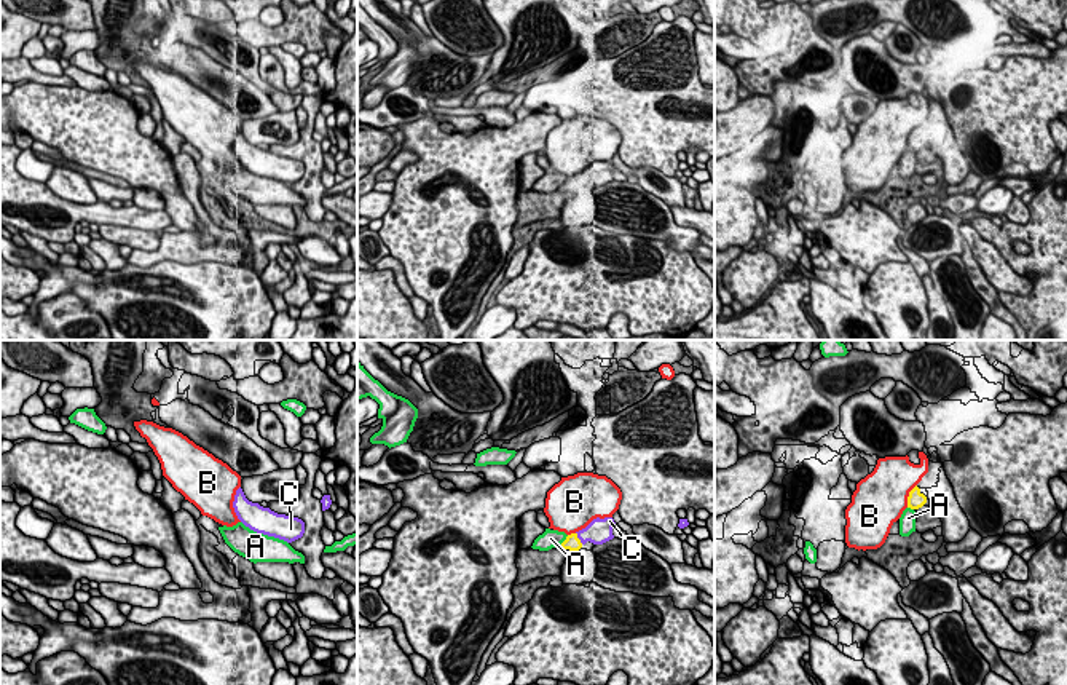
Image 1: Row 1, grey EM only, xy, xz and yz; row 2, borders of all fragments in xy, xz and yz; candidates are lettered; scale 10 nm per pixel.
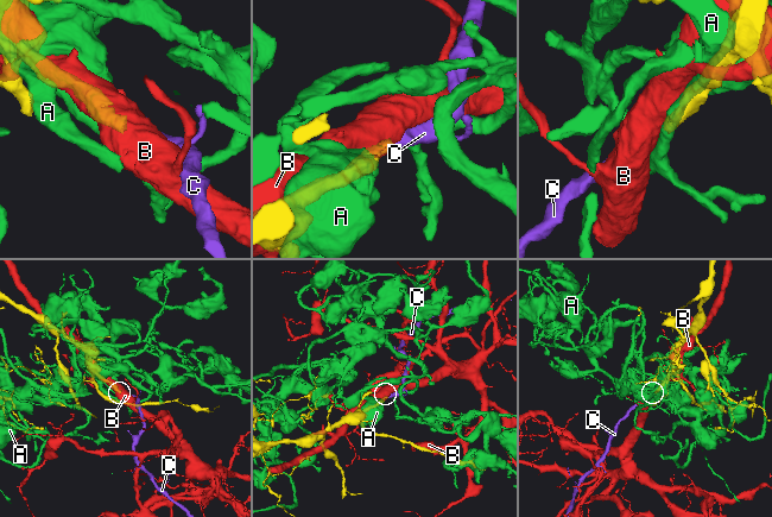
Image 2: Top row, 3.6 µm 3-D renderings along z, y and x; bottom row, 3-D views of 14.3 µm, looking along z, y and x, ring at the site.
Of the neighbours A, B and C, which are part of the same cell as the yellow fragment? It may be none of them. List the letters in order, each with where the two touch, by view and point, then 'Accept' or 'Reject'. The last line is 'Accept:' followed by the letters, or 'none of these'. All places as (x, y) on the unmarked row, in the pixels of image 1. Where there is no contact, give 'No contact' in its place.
A: Touches yellow at xz (565, 182). Reject
B: Touches yellow at yz (909, 138). Reject
C: Touches yellow at xz (578, 181). Accept
Accept: C

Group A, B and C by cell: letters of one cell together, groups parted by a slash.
A / B / C

